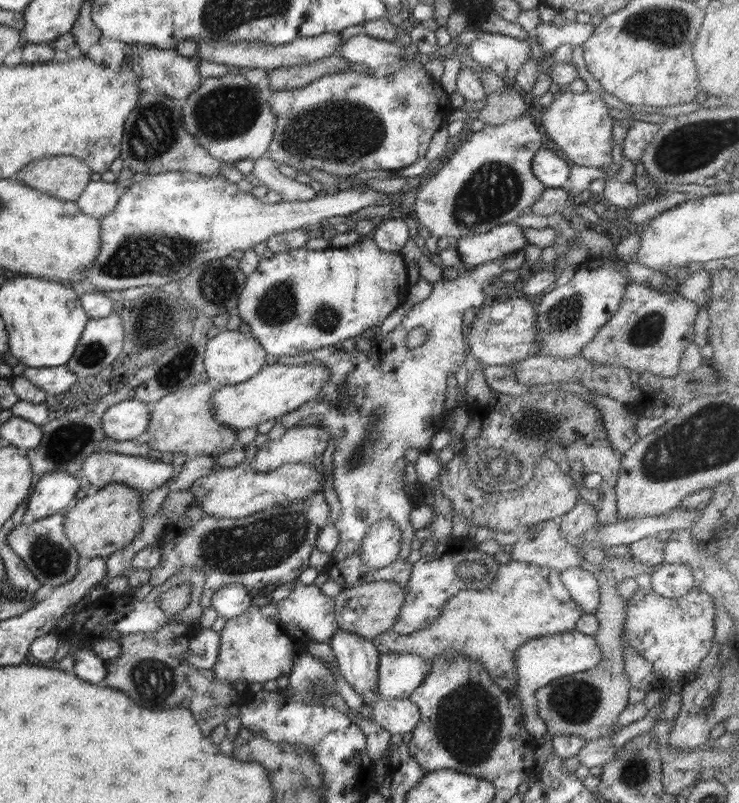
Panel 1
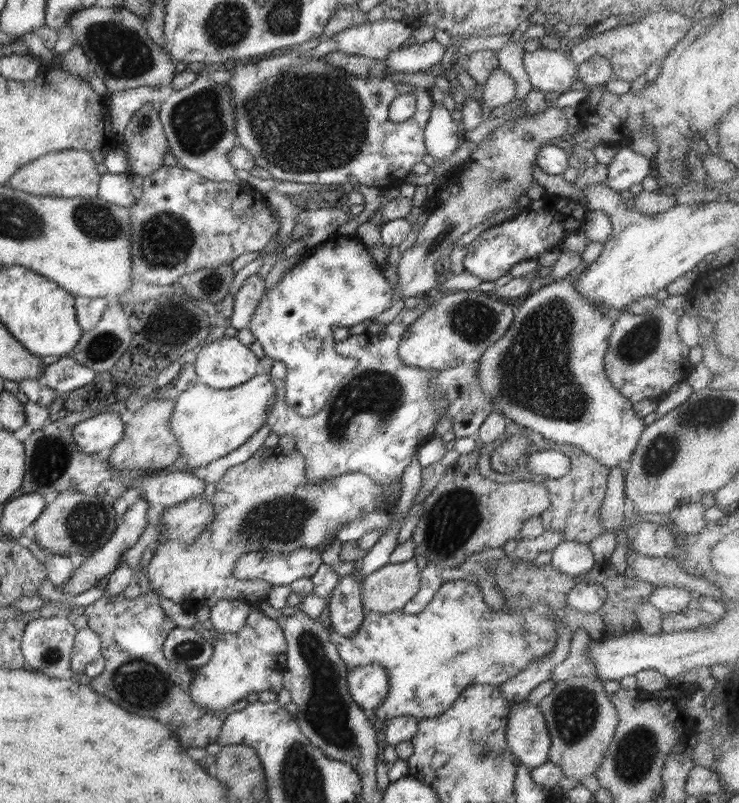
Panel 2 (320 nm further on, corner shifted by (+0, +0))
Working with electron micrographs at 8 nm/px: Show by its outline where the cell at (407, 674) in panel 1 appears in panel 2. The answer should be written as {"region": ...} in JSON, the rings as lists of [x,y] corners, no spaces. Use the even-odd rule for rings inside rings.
{"region":[[[378,664],[350,668],[346,675],[350,696],[370,714],[385,701],[388,683],[387,670]]]}

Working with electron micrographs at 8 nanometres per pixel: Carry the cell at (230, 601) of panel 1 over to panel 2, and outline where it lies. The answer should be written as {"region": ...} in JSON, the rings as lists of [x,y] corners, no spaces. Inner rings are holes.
{"region":[[[224,598],[216,601],[211,608],[212,629],[220,633],[232,633],[240,630],[246,624],[250,611],[254,610],[250,605],[247,601],[238,599]]]}

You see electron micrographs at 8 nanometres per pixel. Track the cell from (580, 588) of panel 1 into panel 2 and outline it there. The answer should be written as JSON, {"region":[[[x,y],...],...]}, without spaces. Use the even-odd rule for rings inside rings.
{"region":[[[562,541],[552,554],[551,565],[570,576],[584,574],[597,563],[588,544],[574,541]]]}

